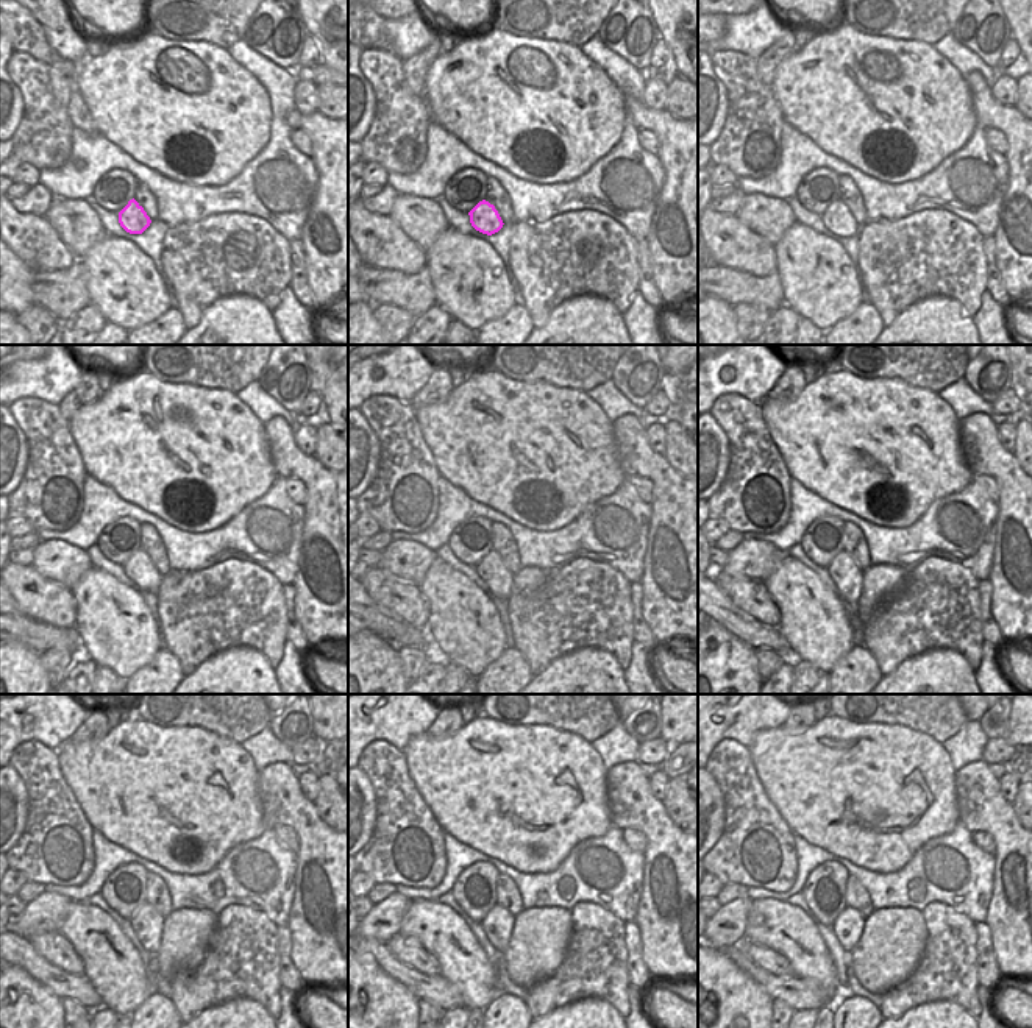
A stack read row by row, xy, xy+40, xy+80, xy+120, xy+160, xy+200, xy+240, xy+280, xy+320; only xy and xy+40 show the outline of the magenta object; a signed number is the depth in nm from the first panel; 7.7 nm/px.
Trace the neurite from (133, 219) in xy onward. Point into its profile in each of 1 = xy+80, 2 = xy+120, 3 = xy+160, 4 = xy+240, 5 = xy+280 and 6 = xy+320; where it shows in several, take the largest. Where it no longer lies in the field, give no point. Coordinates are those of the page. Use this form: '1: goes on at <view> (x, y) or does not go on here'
1: goes on at xy+80 (837, 219)
2: goes on at xy+120 (139, 568)
3: goes on at xy+160 (492, 570)
4: goes on at xy+240 (147, 922)
5: goes on at xy+280 (498, 924)
6: goes on at xy+320 (848, 927)

